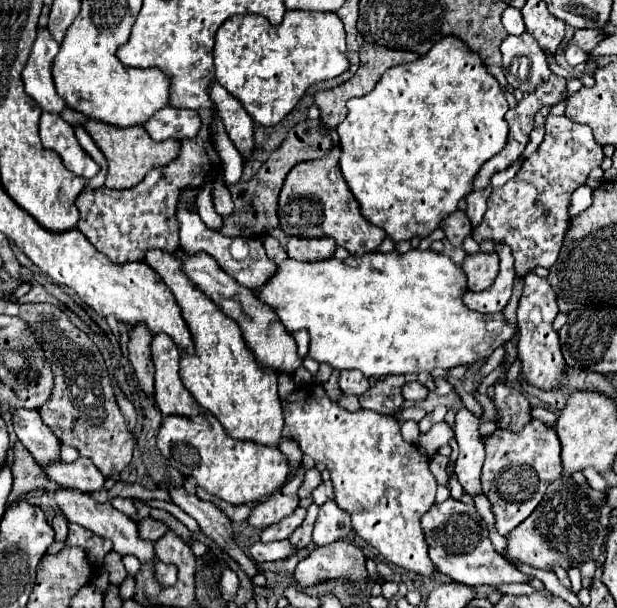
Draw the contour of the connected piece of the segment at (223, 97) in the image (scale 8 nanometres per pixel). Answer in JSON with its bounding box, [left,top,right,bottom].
[210,82,254,162]

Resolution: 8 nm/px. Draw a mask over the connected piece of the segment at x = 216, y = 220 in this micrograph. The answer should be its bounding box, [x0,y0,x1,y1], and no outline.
[196,184,222,230]

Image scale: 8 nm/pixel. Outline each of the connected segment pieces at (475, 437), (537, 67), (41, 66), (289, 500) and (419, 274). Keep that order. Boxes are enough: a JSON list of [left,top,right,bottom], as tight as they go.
[[454,408,484,496],[500,32,552,92],[22,28,66,114],[248,468,306,528],[256,250,518,378]]

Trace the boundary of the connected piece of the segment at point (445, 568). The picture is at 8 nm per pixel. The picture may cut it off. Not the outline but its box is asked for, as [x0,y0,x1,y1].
[422,498,530,586]

